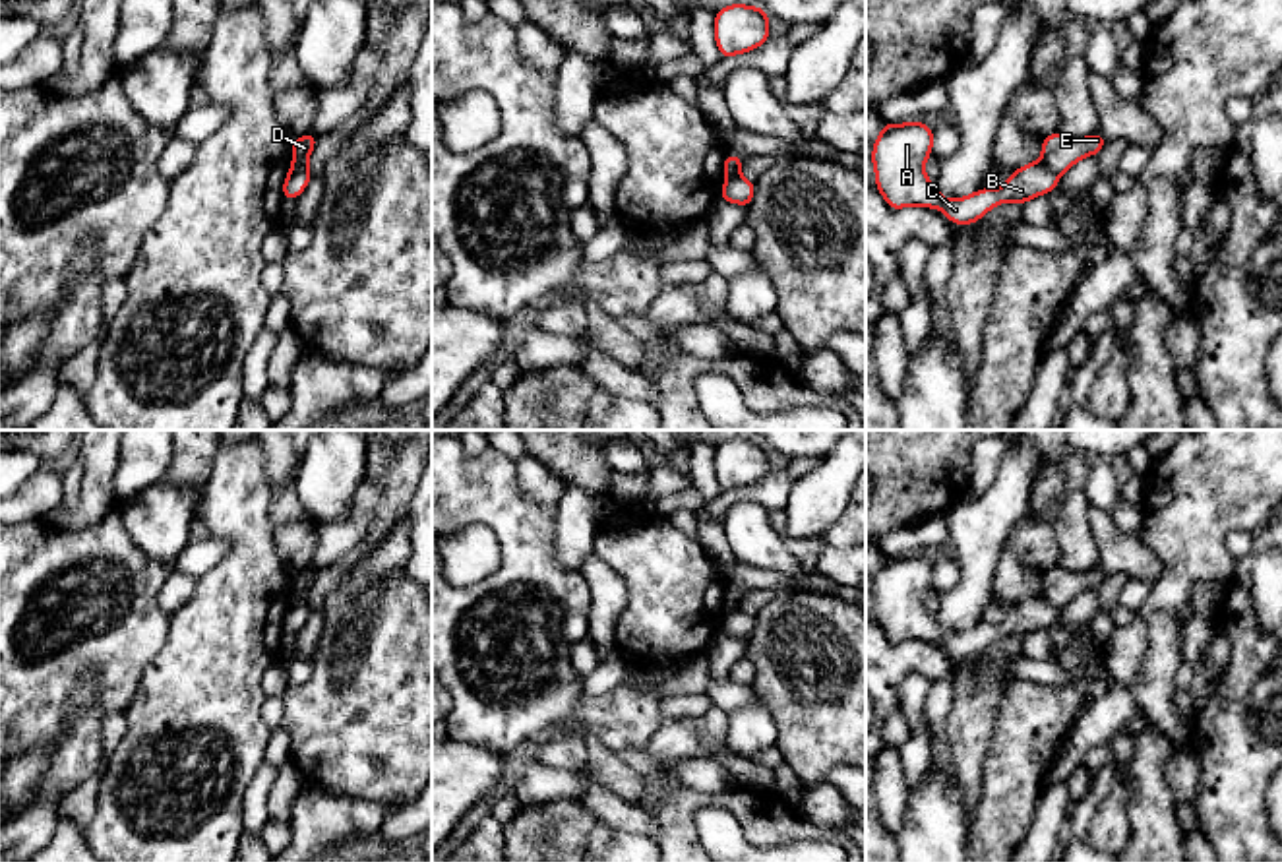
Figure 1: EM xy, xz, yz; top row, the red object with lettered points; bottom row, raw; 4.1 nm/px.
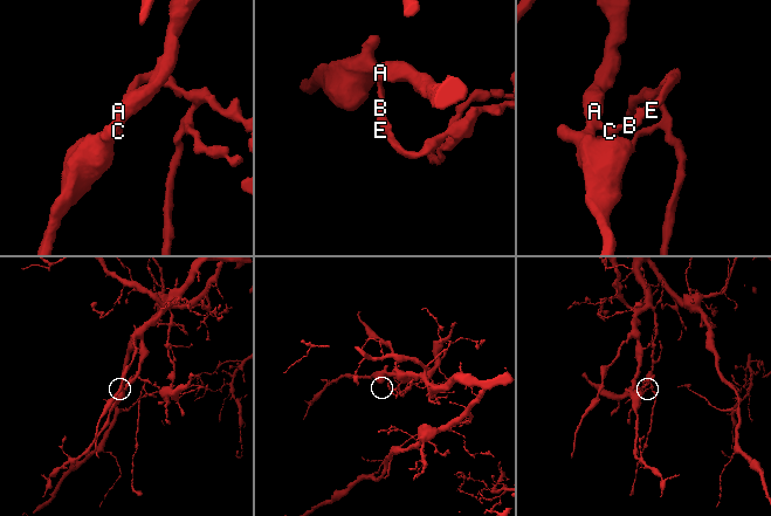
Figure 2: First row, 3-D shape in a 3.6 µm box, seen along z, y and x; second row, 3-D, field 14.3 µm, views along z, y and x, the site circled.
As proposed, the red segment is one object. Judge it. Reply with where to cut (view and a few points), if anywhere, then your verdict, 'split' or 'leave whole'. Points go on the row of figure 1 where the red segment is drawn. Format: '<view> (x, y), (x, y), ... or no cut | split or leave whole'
yz (1040, 161), (1060, 175) | split

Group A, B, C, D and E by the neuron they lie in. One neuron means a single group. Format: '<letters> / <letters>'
A B C / D E

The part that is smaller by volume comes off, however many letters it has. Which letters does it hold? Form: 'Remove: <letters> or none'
Remove: D, E

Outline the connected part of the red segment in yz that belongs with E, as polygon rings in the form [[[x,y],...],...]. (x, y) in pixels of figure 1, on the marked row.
[[[1063,132],[1052,134],[1042,139],[1042,163],[1055,174],[1063,174],[1077,161],[1088,155],[1098,155],[1106,139],[1102,132],[1088,138],[1069,138]]]

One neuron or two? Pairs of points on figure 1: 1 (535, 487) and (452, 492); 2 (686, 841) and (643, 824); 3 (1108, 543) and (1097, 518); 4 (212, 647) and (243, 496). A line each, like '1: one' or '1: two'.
1: two
2: two
3: one
4: one

